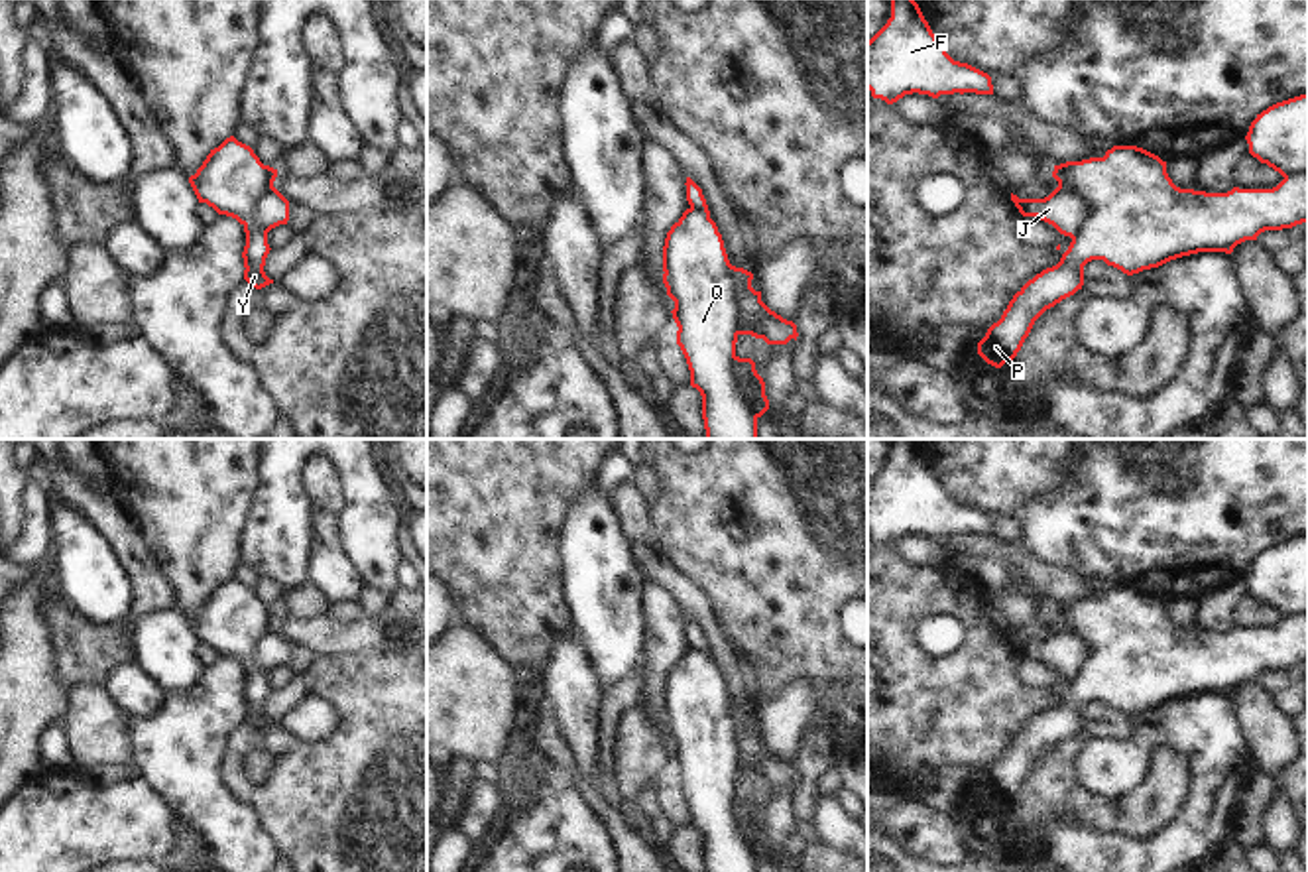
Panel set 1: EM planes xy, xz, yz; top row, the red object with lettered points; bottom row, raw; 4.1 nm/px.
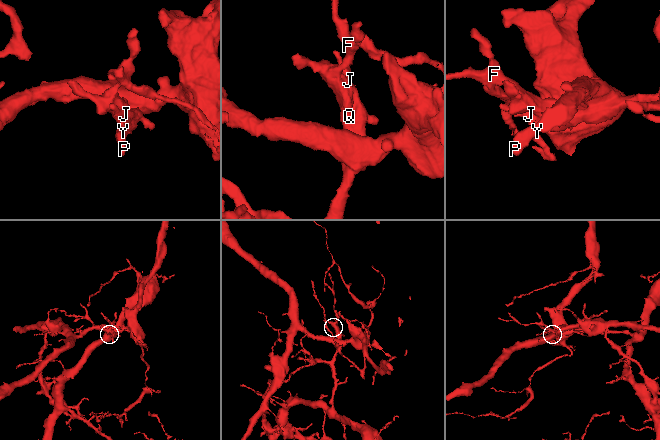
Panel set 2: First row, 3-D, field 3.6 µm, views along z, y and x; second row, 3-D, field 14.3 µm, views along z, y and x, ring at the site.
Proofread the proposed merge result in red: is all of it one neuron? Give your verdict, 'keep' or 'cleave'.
cleave

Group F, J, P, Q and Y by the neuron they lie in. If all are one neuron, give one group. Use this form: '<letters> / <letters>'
F P Q Y / J

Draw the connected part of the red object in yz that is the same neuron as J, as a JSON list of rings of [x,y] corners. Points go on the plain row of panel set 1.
[[[1056,628],[1044,640],[1019,640],[1011,634],[1011,642],[1023,657],[1037,657],[1070,679],[1080,675],[1092,655],[1092,642],[1088,638],[1062,628]]]

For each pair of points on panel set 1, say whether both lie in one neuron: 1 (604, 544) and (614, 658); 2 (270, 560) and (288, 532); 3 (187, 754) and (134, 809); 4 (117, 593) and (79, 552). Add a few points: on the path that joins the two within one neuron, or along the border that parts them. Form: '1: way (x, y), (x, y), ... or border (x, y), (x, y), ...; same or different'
1: way (596, 571), (596, 597), (610, 630); same
2: way (270, 554), (282, 538); same
3: border (136, 772), (176, 815); different
4: way (105, 587), (83, 563); same

